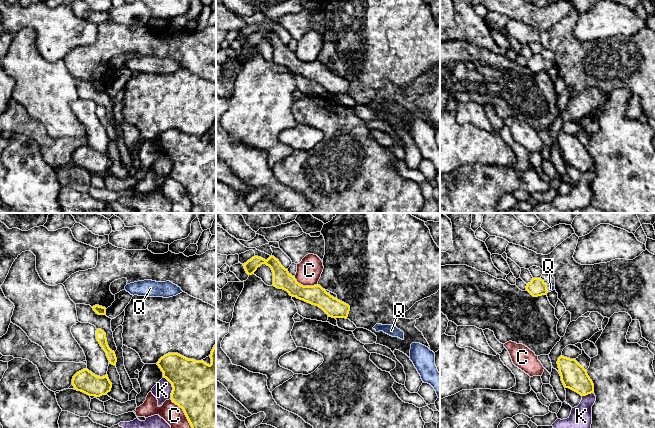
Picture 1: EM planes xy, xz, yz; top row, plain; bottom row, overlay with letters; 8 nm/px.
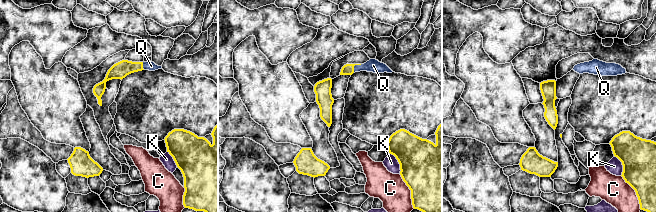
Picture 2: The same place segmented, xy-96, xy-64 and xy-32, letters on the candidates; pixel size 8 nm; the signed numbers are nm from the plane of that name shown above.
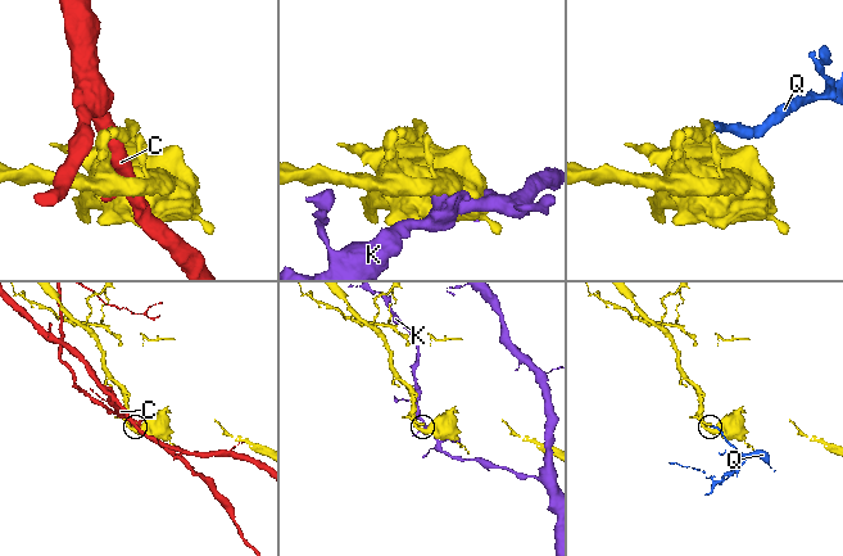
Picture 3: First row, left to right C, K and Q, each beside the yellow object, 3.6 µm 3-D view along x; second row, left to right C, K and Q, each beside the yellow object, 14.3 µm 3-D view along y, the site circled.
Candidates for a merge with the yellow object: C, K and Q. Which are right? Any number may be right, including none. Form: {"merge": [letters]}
{"merge": ["Q"]}

